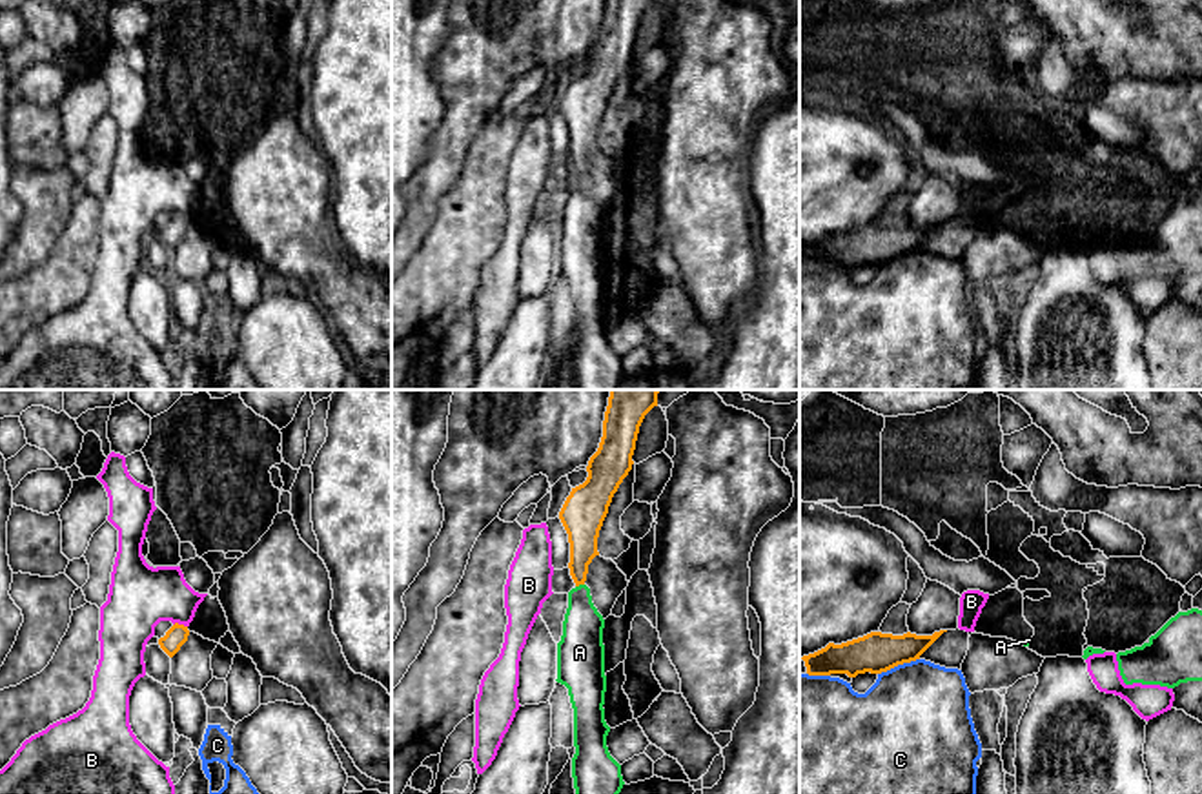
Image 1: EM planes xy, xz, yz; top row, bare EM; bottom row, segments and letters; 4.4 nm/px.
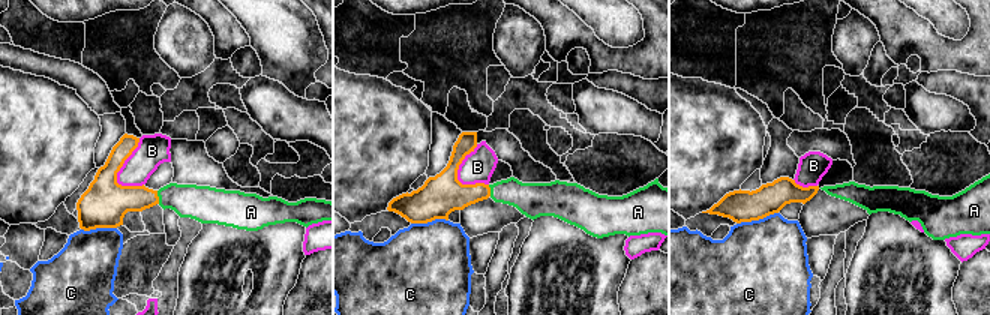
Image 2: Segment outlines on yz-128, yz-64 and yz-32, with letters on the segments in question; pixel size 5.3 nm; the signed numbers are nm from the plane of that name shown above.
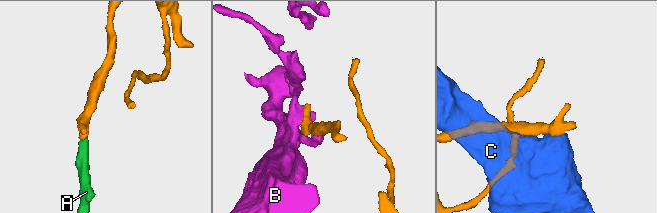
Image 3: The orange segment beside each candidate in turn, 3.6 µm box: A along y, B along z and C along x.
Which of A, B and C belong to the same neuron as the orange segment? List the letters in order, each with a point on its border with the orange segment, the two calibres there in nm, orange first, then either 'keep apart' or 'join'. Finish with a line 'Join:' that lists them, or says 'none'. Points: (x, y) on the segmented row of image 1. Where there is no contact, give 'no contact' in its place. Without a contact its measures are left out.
A: contact xz (580, 583); calibres 150 and 180 nm; join
B: contact xy (181, 625); calibres 90 and 280 nm; keep apart
C: contact yz (898, 663); calibres 180 and 480 nm; keep apart
Join: A

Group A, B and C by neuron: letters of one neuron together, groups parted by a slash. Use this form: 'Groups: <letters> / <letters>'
Groups: A / B / C

